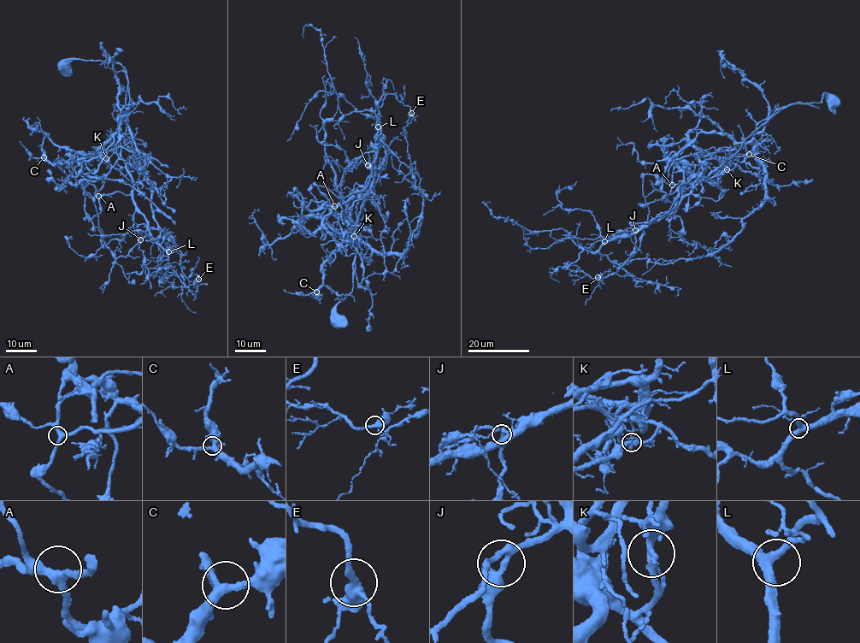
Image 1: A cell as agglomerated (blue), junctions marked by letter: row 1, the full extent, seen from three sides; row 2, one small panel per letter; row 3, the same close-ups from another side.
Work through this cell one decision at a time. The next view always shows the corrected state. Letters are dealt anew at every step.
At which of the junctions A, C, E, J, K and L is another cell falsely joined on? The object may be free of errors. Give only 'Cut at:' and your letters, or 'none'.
Cut at: K

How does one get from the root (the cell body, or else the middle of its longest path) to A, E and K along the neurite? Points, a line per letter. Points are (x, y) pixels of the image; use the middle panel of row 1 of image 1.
A: (335, 320), (337, 305), (352, 290), (362, 225), (357, 220), (352, 227), (350, 209), (348, 221), (334, 206)
E: (335, 320), (337, 305), (352, 290), (358, 219), (376, 159), (375, 109), (391, 93), (411, 113)
K: (335, 320), (337, 305), (352, 290), (356, 244), (360, 234), (359, 226), (362, 225), (357, 220), (354, 236)

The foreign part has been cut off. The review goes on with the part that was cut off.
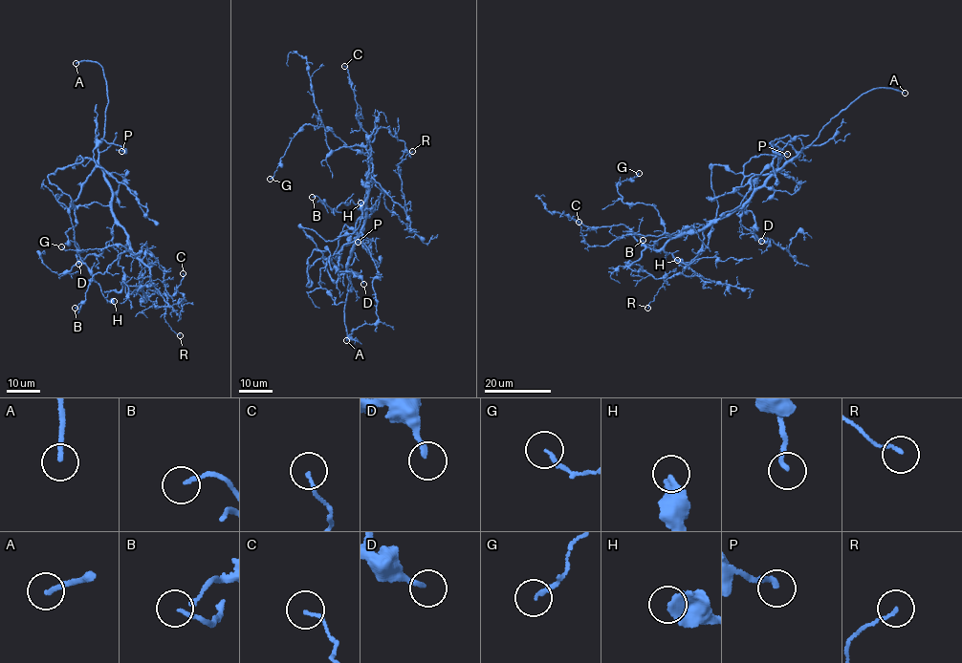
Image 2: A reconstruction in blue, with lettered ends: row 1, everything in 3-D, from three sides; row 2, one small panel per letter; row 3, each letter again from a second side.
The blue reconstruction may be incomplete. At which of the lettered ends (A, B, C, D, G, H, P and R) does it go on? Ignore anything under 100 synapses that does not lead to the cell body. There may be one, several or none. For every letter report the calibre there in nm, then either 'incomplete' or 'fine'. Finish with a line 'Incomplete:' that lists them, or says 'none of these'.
A: calibre 180 nm; incomplete
B: calibre 140 nm; fine
C: calibre 130 nm; fine
D: calibre 200 nm; fine
G: calibre 150 nm; fine
H: calibre 380 nm; fine
P: calibre 180 nm; fine
R: calibre 130 nm; fine
Incomplete: A

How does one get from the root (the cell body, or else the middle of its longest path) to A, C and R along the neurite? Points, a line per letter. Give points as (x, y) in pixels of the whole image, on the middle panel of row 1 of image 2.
A: (352, 251), (346, 267), (352, 270), (348, 271), (350, 273), (344, 312), (346, 340)
C: (352, 251), (358, 241), (356, 239), (365, 214), (370, 144), (367, 134), (357, 117), (355, 93), (344, 66)
R: (352, 251), (363, 224), (370, 162), (373, 165), (373, 180), (406, 211), (397, 165), (412, 151)

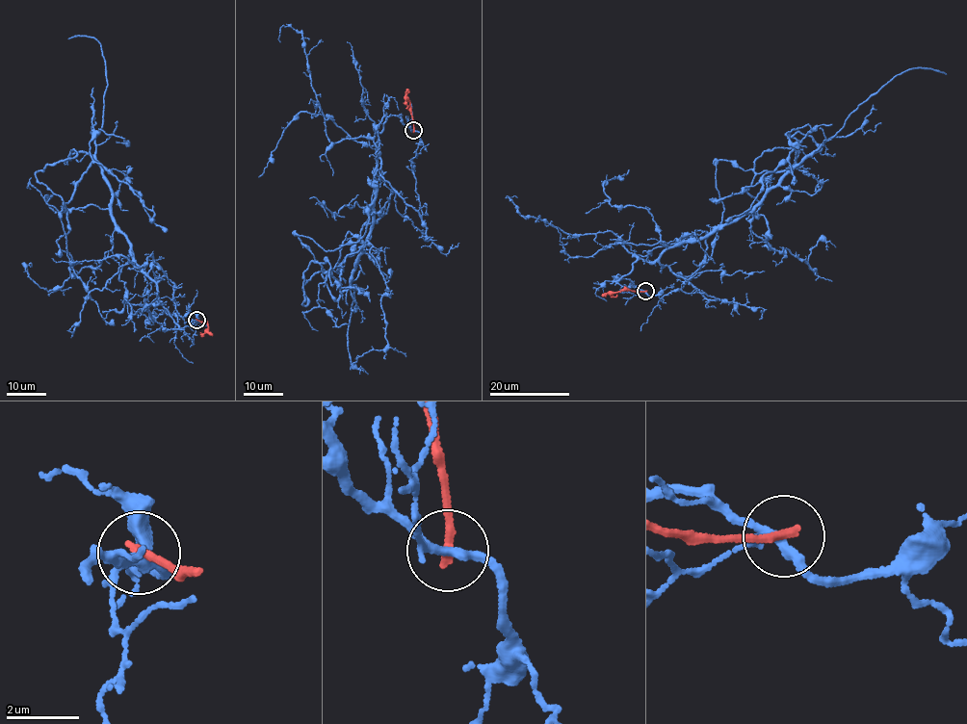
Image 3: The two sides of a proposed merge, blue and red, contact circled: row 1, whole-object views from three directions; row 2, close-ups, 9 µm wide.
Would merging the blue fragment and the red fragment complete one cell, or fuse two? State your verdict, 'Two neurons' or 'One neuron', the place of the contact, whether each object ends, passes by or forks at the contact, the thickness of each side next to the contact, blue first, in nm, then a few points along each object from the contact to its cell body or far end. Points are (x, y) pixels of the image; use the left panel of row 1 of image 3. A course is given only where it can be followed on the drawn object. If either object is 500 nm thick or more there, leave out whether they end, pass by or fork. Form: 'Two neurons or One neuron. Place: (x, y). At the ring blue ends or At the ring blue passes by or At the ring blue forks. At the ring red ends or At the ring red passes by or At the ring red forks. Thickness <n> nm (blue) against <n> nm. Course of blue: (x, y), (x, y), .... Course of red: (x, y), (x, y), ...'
Two neurons. Place: (196, 320). At the ring blue forks. At the ring red ends. Thickness 200 nm (blue) against 240 nm. Course of blue: (196, 320), (181, 327), (157, 301), (91, 157), (73, 149), (37, 171), (65, 209), (98, 163), (166, 231). Course of red: (196, 320), (208, 325), (202, 335), (199, 332)

